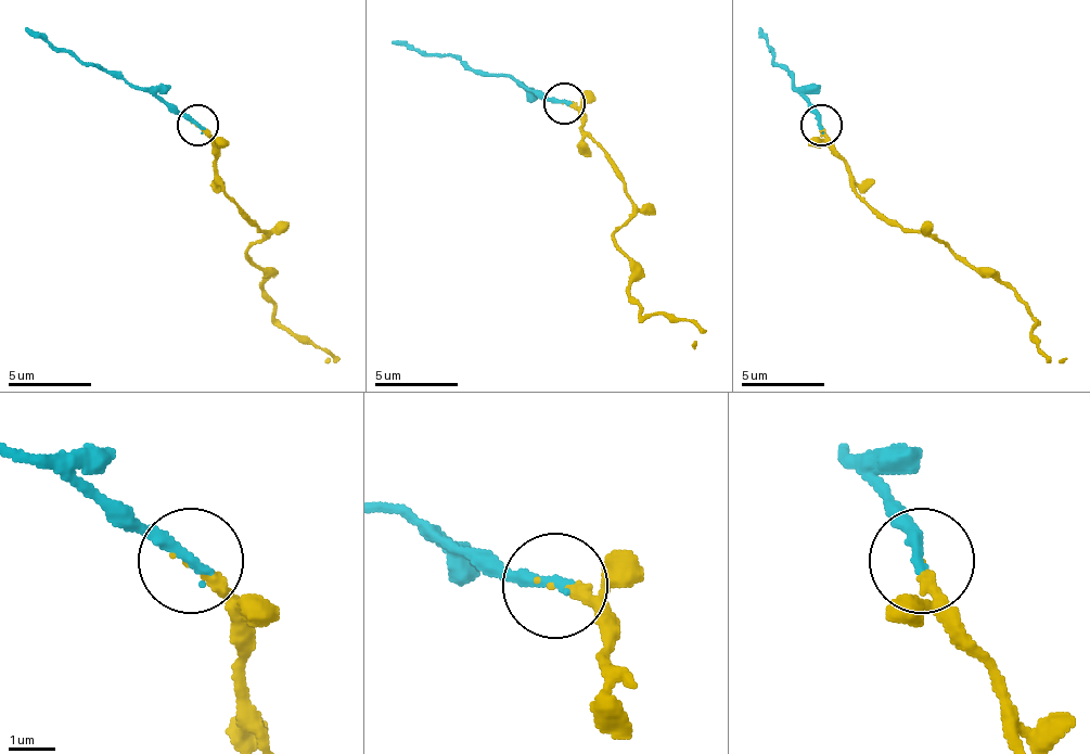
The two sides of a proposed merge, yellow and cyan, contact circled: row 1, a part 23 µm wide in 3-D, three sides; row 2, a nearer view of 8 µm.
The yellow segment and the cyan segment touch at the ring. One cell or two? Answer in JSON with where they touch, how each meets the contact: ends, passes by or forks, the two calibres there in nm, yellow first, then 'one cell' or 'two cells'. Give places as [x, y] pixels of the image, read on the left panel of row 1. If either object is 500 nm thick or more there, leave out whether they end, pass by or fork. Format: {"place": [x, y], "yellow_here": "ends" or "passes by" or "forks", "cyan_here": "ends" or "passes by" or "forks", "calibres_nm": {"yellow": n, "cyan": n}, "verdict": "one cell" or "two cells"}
{"place": [197, 125], "yellow_here": "ends", "cyan_here": "ends", "calibres_nm": {"yellow": 240, "cyan": 280}, "verdict": "one cell"}

